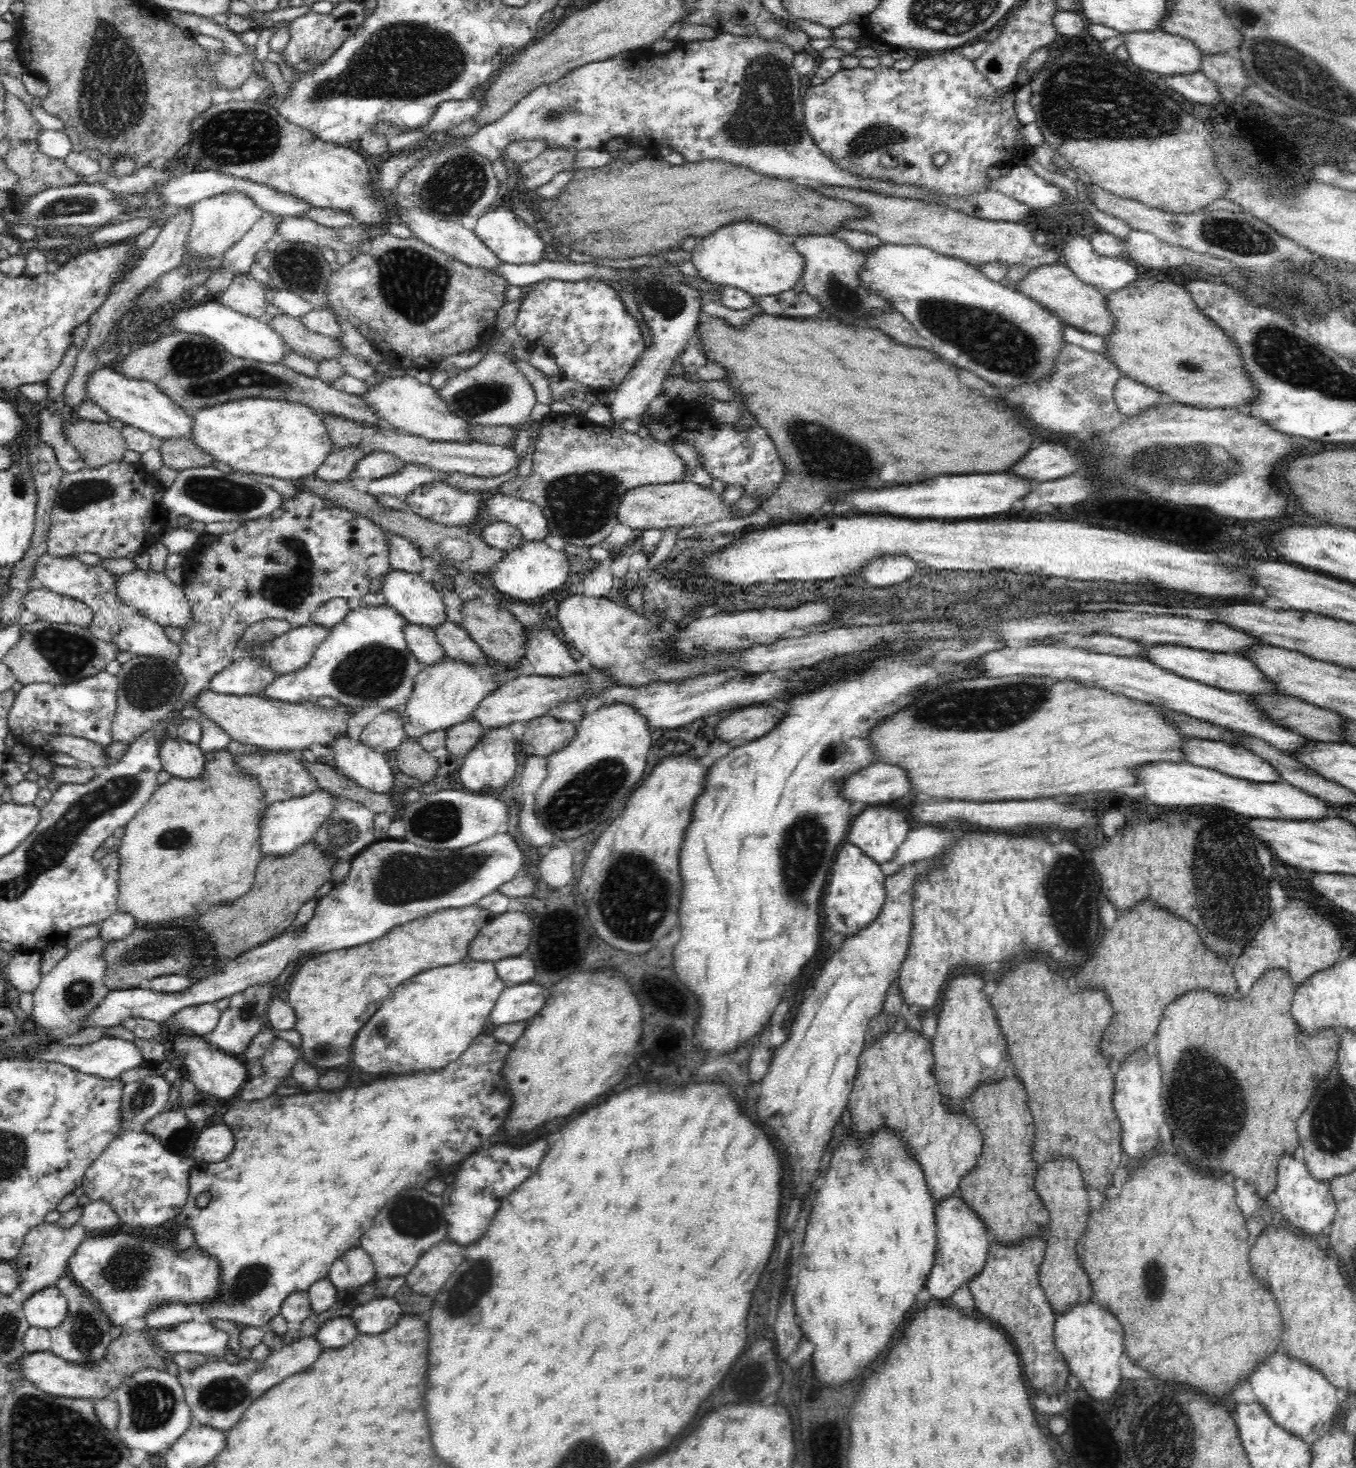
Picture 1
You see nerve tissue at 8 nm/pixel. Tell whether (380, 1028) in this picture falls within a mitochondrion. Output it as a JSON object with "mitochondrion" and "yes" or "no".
{"mitochondrion":"yes"}

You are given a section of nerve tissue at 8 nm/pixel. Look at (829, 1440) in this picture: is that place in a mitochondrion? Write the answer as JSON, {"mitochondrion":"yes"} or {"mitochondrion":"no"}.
{"mitochondrion":"no"}

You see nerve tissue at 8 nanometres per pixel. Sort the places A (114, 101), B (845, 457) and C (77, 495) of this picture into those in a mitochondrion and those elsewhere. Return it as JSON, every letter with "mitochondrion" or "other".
{"A":"mitochondrion","B":"mitochondrion","C":"mitochondrion"}

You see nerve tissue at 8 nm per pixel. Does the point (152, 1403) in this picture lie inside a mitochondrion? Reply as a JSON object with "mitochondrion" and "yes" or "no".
{"mitochondrion":"yes"}

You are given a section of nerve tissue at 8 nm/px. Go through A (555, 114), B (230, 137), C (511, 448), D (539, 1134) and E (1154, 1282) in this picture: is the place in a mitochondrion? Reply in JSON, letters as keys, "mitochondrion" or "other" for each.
{"A":"mitochondrion","B":"mitochondrion","C":"other","D":"other","E":"mitochondrion"}

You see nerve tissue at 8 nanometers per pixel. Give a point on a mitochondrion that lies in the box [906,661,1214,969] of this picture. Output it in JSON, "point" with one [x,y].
{"point":[965,708]}

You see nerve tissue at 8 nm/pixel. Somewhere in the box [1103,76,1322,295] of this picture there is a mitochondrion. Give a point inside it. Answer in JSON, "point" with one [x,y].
{"point":[1243,238]}

